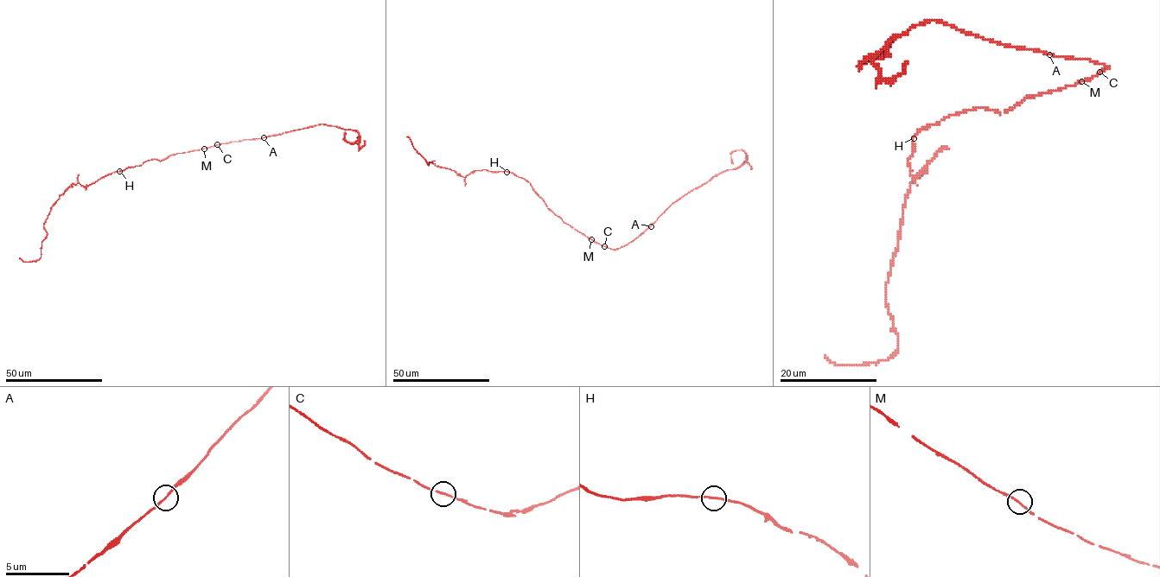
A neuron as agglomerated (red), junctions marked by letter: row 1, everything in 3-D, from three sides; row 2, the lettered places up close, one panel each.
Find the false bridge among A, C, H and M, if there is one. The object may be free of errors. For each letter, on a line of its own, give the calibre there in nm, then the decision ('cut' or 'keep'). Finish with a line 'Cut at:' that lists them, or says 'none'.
A: 150 nm | keep
C: 150 nm | keep
H: 150 nm | keep
M: 150 nm | keep
Cut at: none

